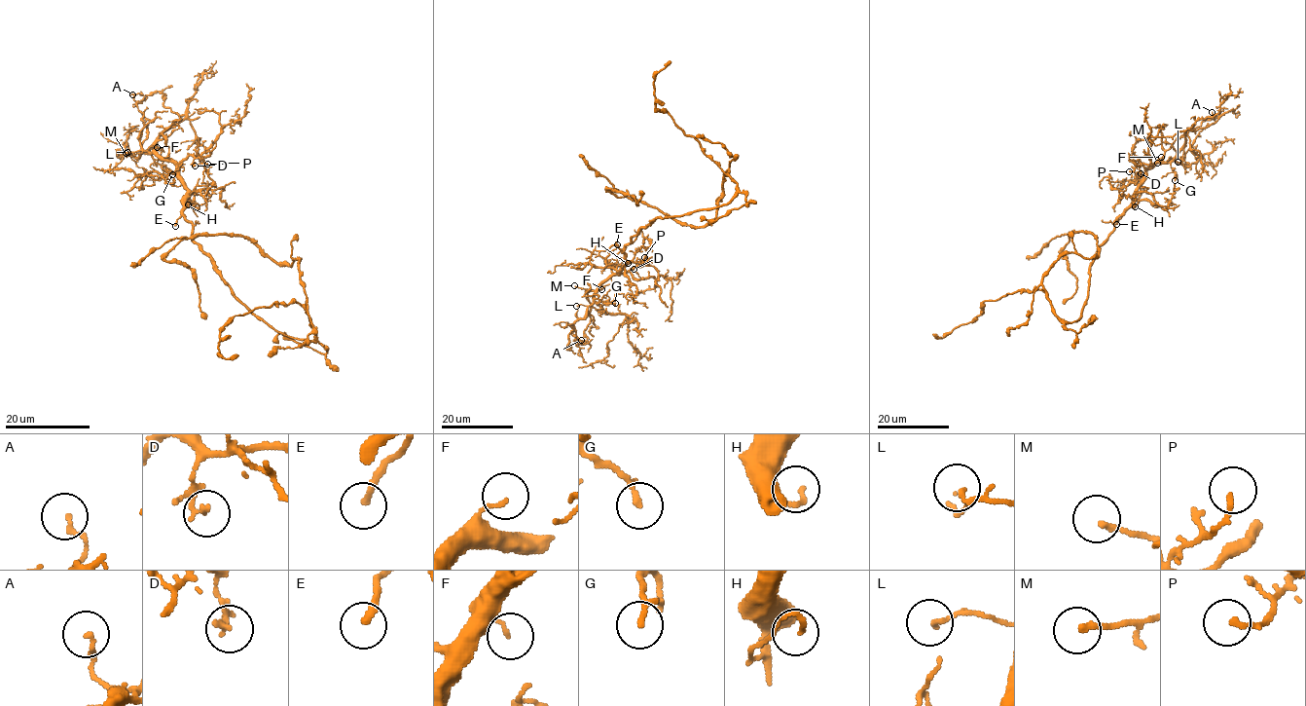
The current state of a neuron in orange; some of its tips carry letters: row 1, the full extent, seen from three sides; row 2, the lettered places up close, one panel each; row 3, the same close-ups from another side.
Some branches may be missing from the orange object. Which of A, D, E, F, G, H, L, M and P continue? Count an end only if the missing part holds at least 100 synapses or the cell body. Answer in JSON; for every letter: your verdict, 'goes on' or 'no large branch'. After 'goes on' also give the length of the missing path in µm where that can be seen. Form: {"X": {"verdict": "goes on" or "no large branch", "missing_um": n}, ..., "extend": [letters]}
{"A": {"verdict": "no large branch"}, "D": {"verdict": "no large branch"}, "E": {"verdict": "goes on", "missing_um": 100}, "F": {"verdict": "no large branch"}, "G": {"verdict": "no large branch"}, "H": {"verdict": "no large branch"}, "L": {"verdict": "no large branch"}, "M": {"verdict": "no large branch"}, "P": {"verdict": "no large branch"}, "extend": ["E"]}

